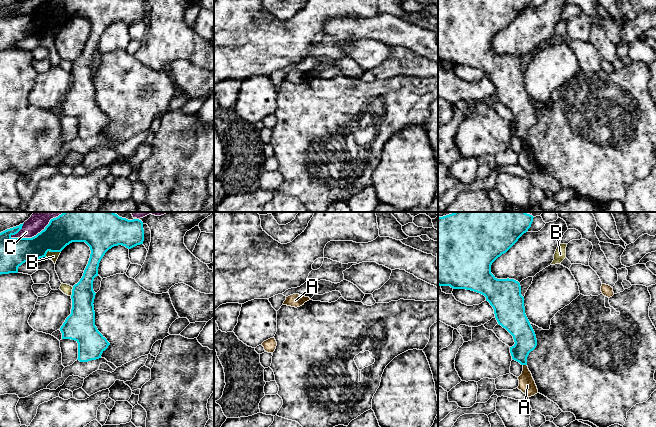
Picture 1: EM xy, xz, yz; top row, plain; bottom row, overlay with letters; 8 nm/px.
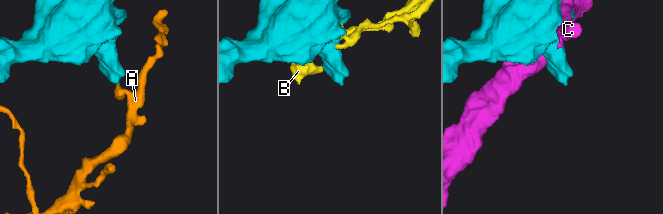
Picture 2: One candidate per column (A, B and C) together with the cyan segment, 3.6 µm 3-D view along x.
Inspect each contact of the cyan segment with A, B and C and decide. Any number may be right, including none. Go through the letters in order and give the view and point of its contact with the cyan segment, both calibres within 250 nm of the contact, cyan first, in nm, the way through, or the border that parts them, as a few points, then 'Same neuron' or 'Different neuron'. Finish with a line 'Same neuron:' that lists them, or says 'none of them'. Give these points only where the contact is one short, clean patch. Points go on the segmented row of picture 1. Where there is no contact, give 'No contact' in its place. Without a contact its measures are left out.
A: Touches cyan at yz (525, 364). Thickness 180 nm (cyan) against 130 nm. Boundary: yz (523, 364), (526, 365). Different neuron
B: Touches cyan at xy (51, 251). Thickness 240 nm (cyan) against 70 nm. Different neuron
C: Touches cyan at xy (38, 233). Thickness 240 nm (cyan) against 160 nm. Different neuron
Same neuron: none of them

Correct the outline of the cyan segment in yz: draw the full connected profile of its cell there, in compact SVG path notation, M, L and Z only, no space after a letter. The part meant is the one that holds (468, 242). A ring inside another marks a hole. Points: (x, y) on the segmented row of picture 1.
M454 212L443 217L438 217L438 285L450 286L453 289L471 290L484 295L486 297L486 301L488 301L494 309L495 318L498 324L505 328L513 336L515 344L510 347L510 353L512 359L519 362L521 365L527 365L527 357L529 353L536 348L536 335L525 314L524 297L521 295L520 283L514 279L509 278L497 279L491 273L491 265L498 257L506 253L518 241L518 239L528 231L533 222L533 218L534 217L532 215L527 214L526 212Z

